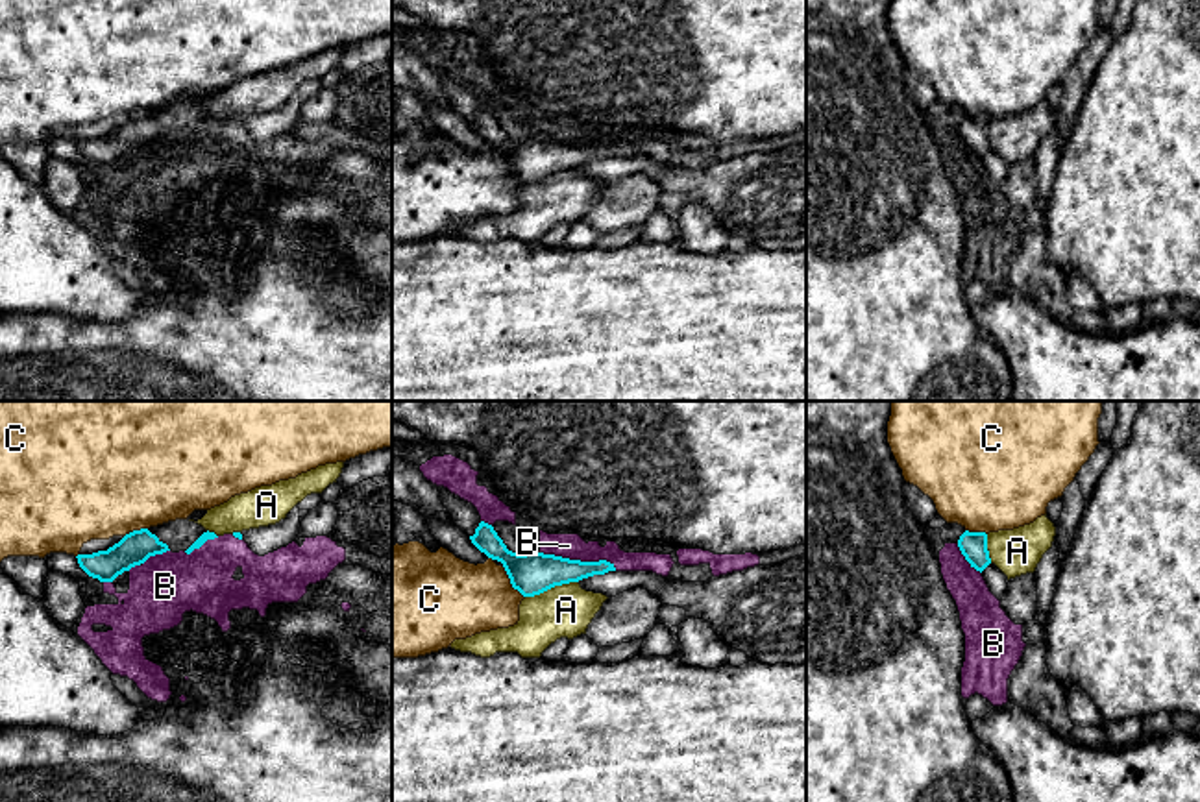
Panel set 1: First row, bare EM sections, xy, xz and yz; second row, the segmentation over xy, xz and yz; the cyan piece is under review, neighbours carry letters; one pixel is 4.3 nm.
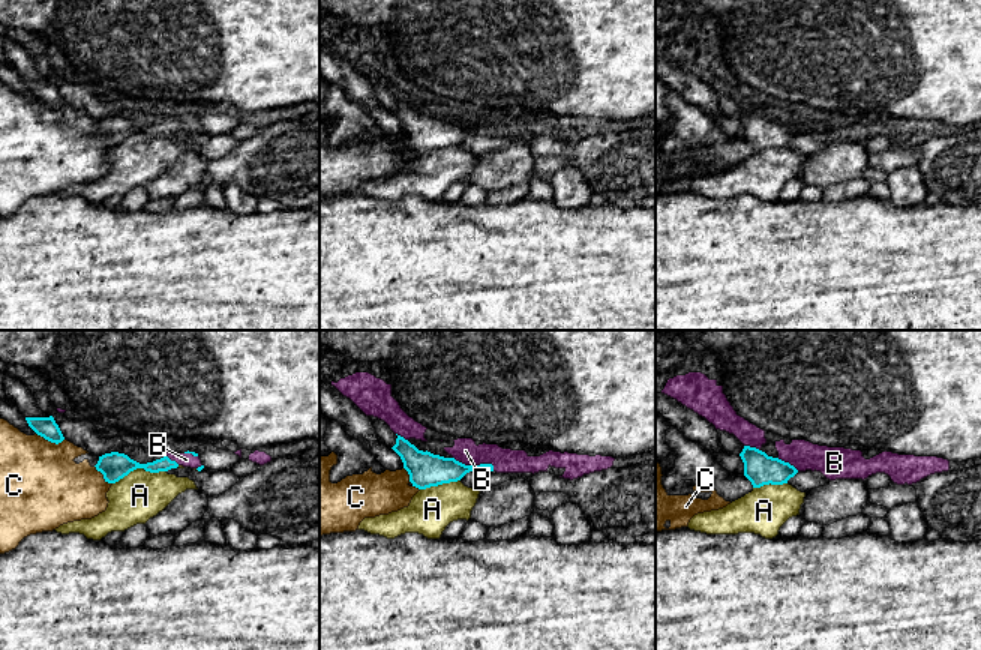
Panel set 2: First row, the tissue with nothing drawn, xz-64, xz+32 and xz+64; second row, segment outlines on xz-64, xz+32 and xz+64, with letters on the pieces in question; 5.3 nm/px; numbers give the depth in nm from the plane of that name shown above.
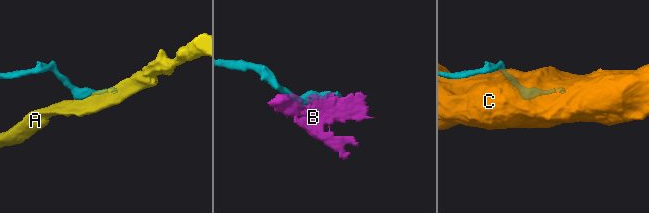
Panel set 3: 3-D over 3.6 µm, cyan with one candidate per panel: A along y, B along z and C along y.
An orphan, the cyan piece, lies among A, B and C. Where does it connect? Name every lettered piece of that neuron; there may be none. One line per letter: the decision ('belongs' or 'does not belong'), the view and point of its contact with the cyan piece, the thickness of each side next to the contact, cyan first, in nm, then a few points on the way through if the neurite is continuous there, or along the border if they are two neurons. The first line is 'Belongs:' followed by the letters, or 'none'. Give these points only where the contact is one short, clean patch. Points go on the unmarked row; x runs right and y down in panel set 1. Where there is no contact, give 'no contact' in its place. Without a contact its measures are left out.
Belongs: B
A: does not belong; contact xz (551, 172); calibres 190 and 220 nm
B: belongs; contact xz (579, 146); calibres 190 and 110 nm
C: does not belong; contact xz (511, 169); calibres 190 and 340 nm

